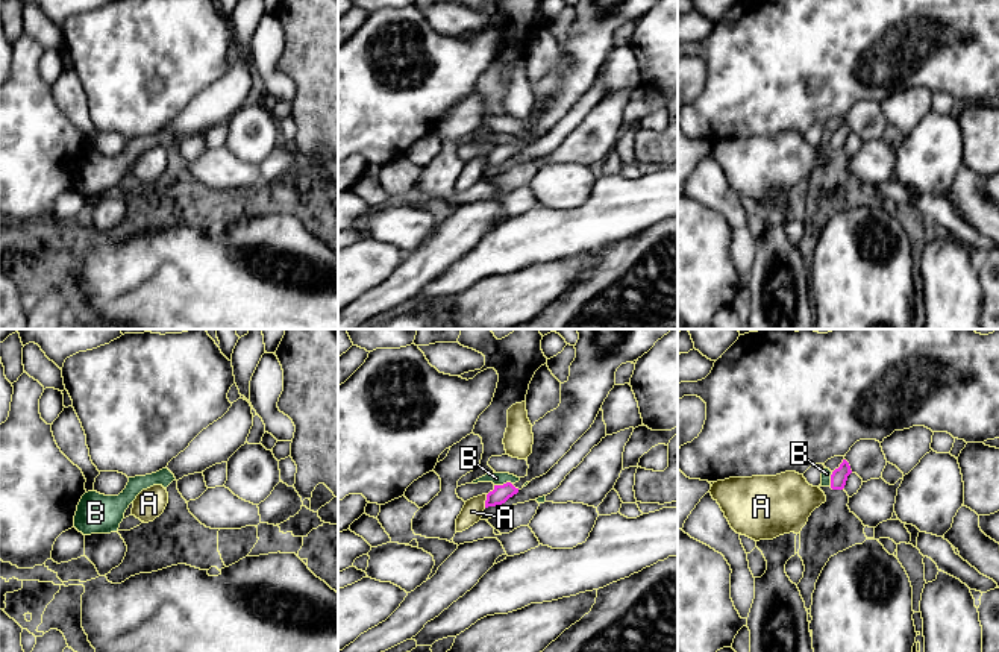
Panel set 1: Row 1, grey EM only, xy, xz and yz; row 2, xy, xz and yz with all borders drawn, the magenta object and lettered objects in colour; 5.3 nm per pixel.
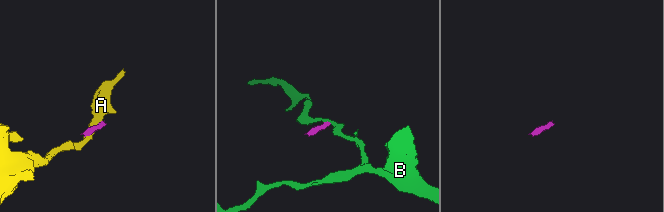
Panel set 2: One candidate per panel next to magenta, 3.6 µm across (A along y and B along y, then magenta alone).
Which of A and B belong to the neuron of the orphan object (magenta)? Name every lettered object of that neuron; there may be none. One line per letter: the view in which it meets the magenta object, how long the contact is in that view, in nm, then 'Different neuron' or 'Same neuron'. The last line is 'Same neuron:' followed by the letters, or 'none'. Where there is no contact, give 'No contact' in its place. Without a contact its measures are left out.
A: Touches magenta in xz. Shared border 70 nm. Different neuron
B: Touches magenta in xz. Shared border 100 nm. Different neuron
Same neuron: none

